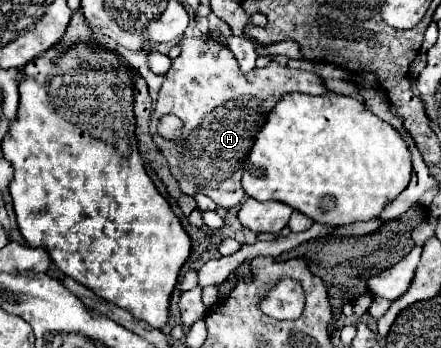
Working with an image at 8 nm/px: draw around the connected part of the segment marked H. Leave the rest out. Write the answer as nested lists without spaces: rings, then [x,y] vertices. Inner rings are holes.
[[[184,37],[178,45],[182,51],[172,61],[172,69],[166,73],[166,81],[158,93],[156,109],[150,117],[150,135],[160,153],[168,159],[170,173],[186,195],[204,193],[224,209],[238,207],[246,195],[240,185],[242,169],[268,113],[290,93],[322,95],[330,91],[316,73],[288,69],[276,61],[270,61],[264,69],[256,67],[242,75],[230,49],[216,41]],[[164,115],[176,115],[182,119],[184,129],[178,141],[162,139],[156,133],[158,117]]]

